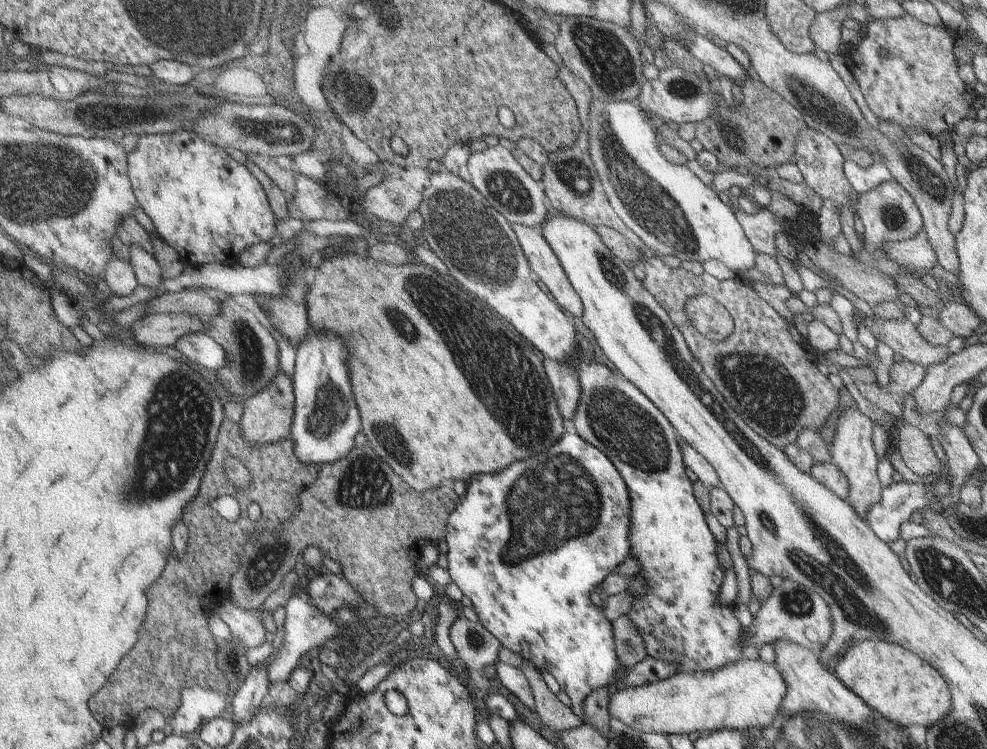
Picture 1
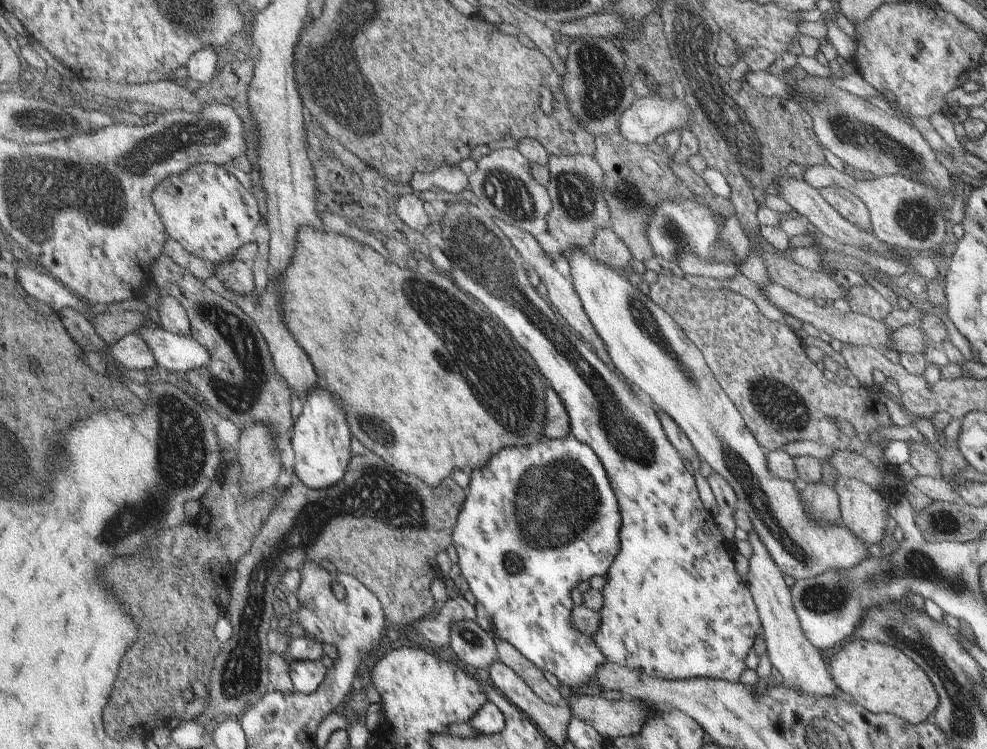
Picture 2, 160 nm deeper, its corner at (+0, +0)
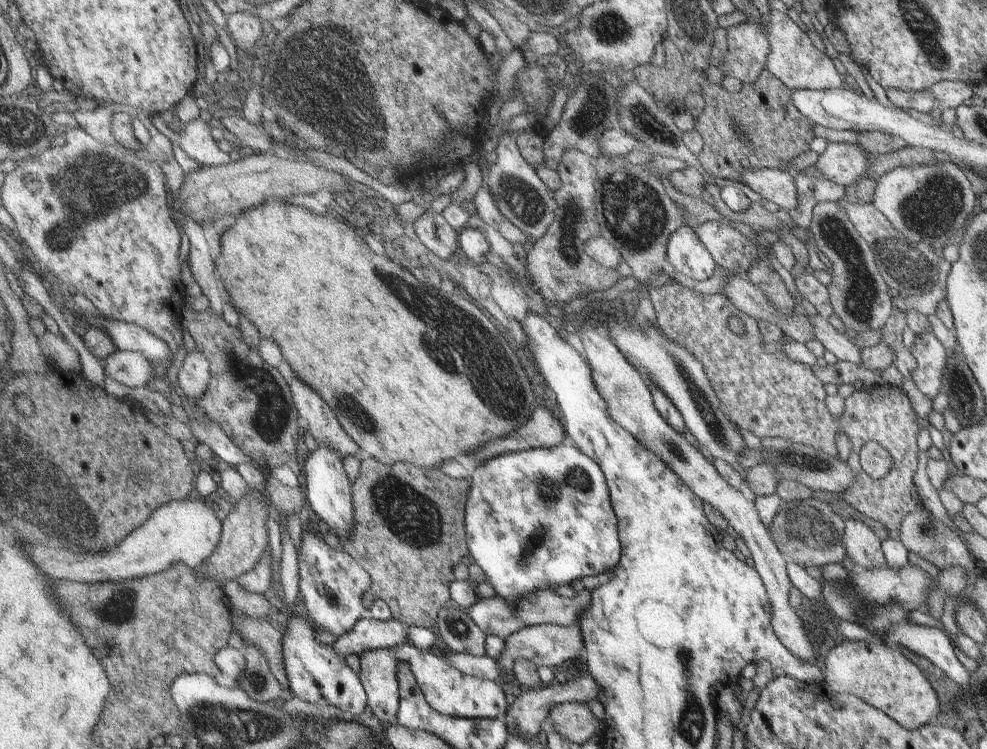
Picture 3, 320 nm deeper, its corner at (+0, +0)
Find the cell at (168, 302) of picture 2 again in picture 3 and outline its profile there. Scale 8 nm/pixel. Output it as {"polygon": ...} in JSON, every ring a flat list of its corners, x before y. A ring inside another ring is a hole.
{"polygon":[[196,350,189,354,186,352,181,360,181,366,177,370,176,377,182,381,186,394,197,401,204,398,210,390,212,376,210,376,210,364,208,357,202,351]]}

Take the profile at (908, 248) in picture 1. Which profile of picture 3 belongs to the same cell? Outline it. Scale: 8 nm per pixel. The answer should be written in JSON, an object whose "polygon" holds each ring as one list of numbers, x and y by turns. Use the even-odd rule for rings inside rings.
{"polygon":[[761,167,743,170,741,182,748,186,748,188,754,190,756,194,760,194,761,198,770,200,770,202,777,204,780,209,793,211,798,208,798,188,796,188,794,177,794,173,791,172]]}

